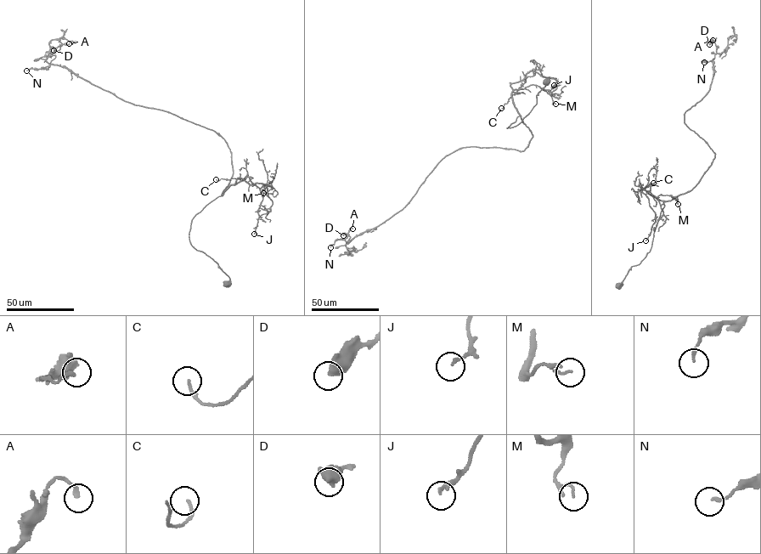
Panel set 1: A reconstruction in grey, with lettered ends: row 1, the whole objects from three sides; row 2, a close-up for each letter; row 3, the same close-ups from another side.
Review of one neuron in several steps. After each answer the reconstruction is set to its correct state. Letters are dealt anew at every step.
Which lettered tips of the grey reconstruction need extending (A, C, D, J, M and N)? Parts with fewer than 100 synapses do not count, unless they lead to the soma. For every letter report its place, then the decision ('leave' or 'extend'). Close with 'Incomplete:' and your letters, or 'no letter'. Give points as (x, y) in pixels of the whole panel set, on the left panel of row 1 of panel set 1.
A: place (69, 43); leave
C: place (216, 179); leave
D: place (53, 50); leave
J: place (254, 234); leave
M: place (263, 193); leave
N: place (26, 70); leave
Incomplete: no letter

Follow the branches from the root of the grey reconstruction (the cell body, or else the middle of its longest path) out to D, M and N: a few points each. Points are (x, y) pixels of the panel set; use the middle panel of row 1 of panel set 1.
D: (545, 81), (506, 128), (520, 116), (524, 150), (459, 149), (402, 209), (345, 245), (343, 235)
M: (545, 81), (529, 114), (516, 125), (506, 128), (519, 115), (511, 95), (514, 90), (536, 85), (555, 104)
N: (545, 81), (529, 114), (506, 128), (520, 116), (532, 135), (524, 150), (447, 155), (402, 209), (330, 247)

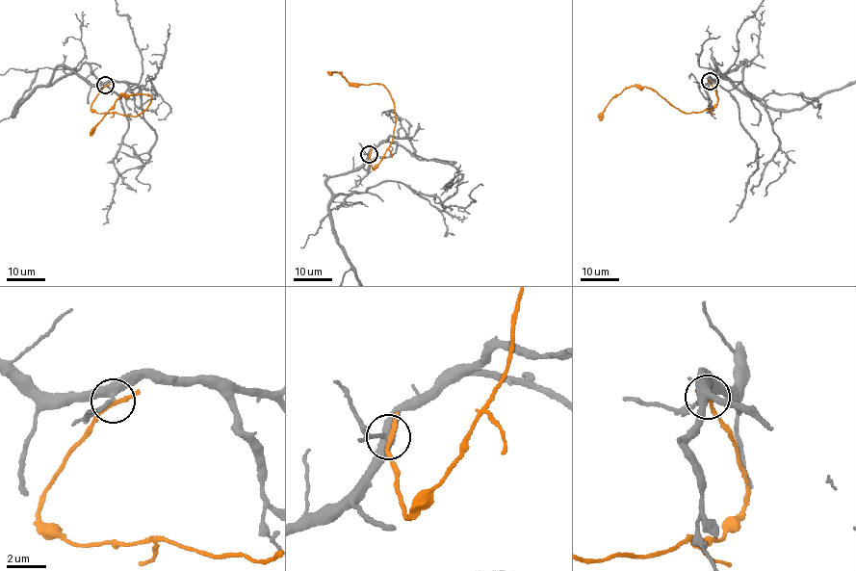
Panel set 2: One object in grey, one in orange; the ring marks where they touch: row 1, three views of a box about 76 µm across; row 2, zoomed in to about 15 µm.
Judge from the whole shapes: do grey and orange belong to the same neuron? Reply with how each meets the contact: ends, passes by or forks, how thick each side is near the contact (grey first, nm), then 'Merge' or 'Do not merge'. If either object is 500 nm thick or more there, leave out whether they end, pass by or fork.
At the ring grey forks. At the ring orange passes by. Thickness 320 nm (grey) against 180 nm. Do not merge

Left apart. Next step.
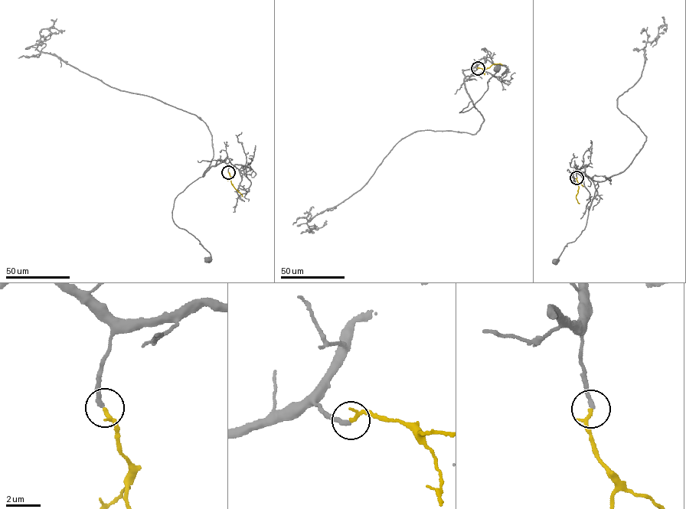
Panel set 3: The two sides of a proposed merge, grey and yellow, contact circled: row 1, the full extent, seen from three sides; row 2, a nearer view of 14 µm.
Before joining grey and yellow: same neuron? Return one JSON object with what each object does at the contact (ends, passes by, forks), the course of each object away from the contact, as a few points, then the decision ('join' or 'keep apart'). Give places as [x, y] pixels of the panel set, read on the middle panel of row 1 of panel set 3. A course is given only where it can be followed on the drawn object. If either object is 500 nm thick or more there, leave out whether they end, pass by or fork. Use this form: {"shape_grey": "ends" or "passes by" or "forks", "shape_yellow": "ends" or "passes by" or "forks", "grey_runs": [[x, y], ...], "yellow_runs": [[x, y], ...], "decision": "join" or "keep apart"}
{"shape_grey": "ends", "shape_yellow": "ends", "grey_runs": [[478, 68], [463, 71], [471, 100], [459, 112], [480, 99], [496, 68]], "yellow_runs": [[478, 68], [486, 69], [494, 63], [501, 65]], "decision": "join"}

